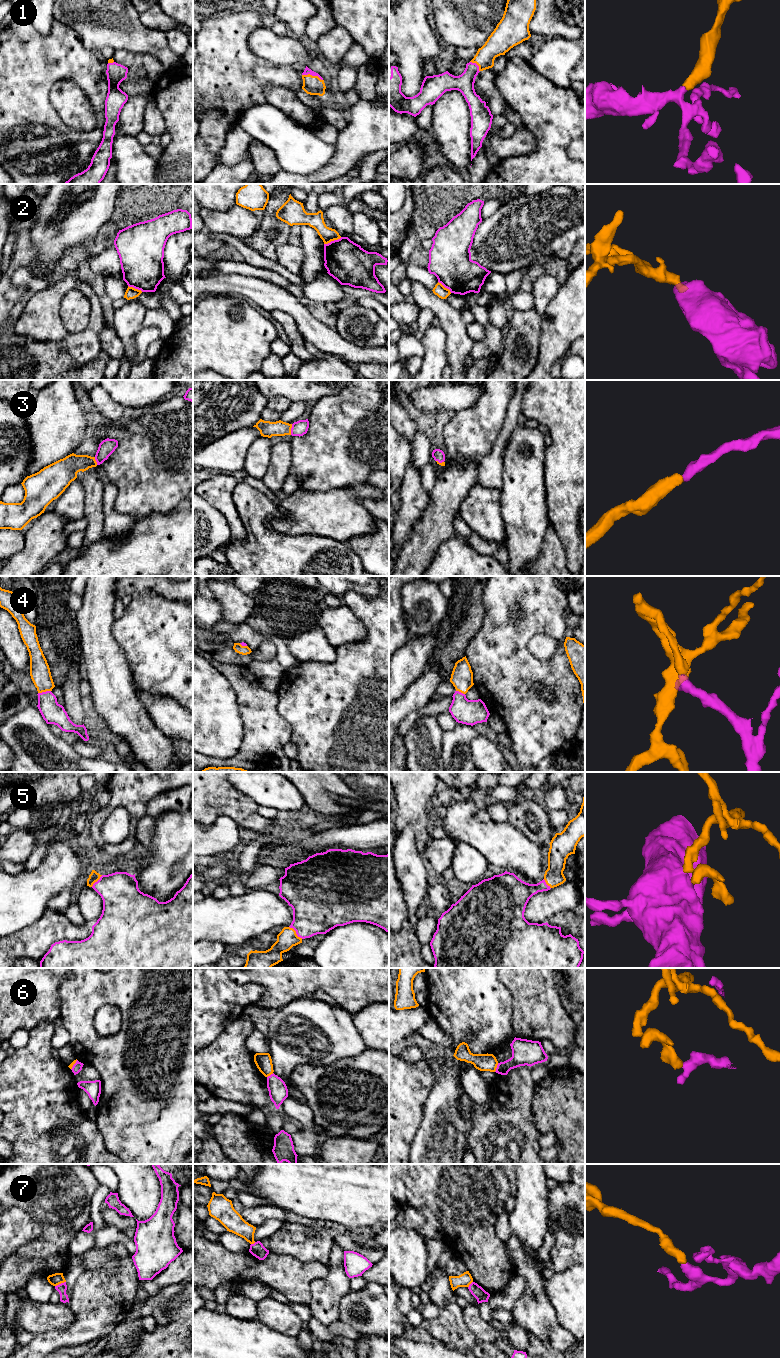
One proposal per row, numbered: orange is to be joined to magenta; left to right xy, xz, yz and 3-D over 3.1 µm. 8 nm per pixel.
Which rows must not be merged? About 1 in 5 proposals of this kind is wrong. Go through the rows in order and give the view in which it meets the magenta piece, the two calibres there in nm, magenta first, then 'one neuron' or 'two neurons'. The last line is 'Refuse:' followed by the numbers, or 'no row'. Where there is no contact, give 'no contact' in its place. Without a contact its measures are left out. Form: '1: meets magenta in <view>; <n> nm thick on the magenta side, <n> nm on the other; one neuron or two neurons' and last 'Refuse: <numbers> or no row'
1: meets magenta in xz; 50 nm thick on the magenta side, 160 nm on the other; one neuron
2: meets magenta in xz; 320 nm thick on the magenta side, 130 nm on the other; two neurons
3: meets magenta in xz; 120 nm thick on the magenta side, 130 nm on the other; one neuron
4: meets magenta in xy; 180 nm thick on the magenta side, 160 nm on the other; one neuron
5: meets magenta in xz; 380 nm thick on the magenta side, 160 nm on the other; one neuron
6: meets magenta in yz; 200 nm thick on the magenta side, 140 nm on the other; two neurons
7: meets magenta in xy; 80 nm thick on the magenta side, 100 nm on the other; two neurons
Refuse: 2, 6, 7

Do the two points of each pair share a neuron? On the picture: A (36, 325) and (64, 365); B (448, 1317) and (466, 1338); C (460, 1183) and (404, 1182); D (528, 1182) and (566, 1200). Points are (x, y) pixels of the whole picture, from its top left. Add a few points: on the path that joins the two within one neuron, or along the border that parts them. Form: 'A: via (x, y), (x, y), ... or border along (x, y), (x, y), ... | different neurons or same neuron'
A: border along (25, 337), (40, 342), (60, 343), (68, 355) | different neurons
B: via (450, 1322), (461, 1333) | same neuron
C: via (446, 1182), (418, 1182) | same neuron
D: border along (550, 1190), (547, 1215) | different neurons

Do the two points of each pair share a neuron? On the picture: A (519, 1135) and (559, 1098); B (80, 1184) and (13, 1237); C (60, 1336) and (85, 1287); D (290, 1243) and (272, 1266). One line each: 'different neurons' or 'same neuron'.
A: different neurons
B: different neurons
C: same neuron
D: different neurons

